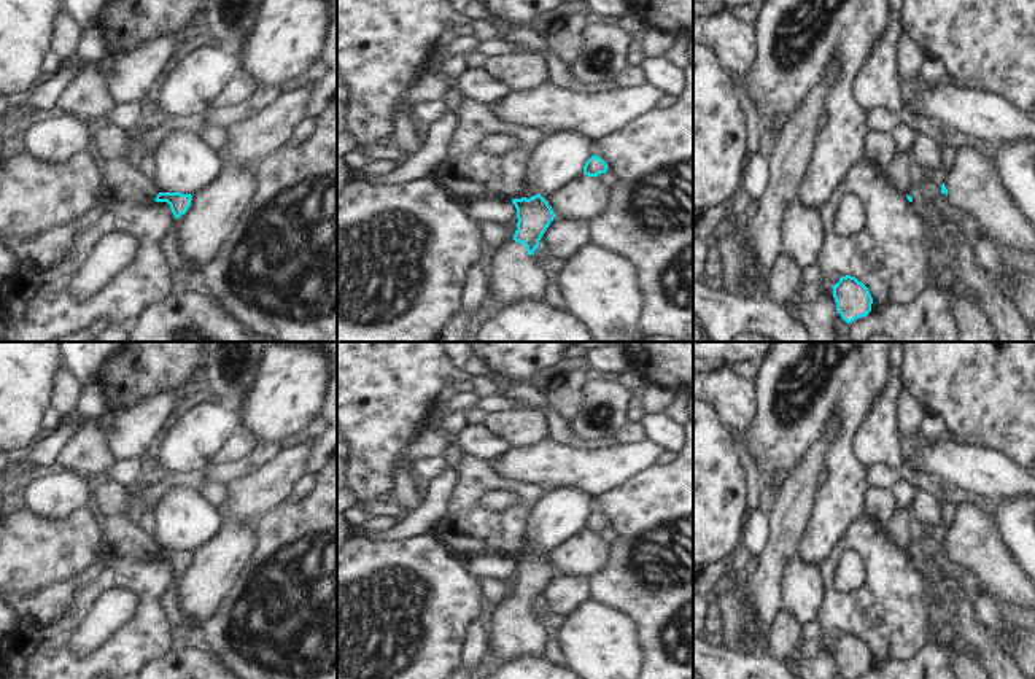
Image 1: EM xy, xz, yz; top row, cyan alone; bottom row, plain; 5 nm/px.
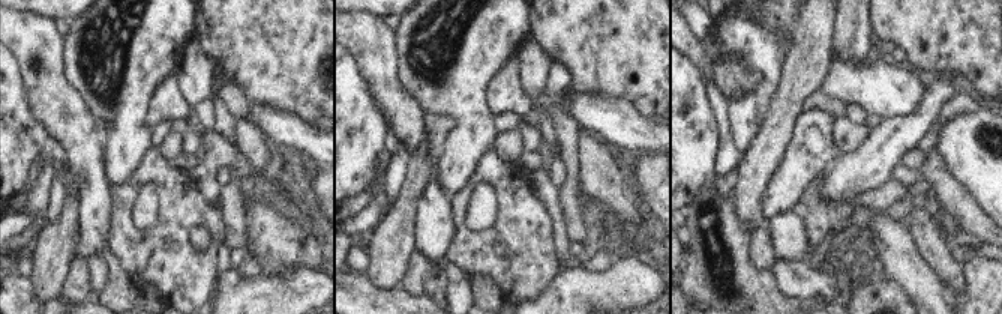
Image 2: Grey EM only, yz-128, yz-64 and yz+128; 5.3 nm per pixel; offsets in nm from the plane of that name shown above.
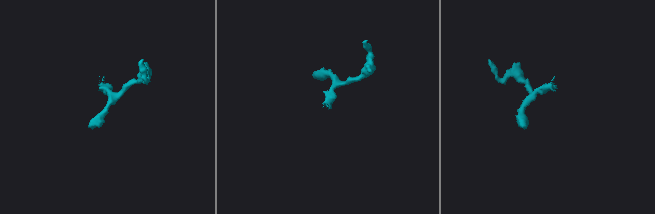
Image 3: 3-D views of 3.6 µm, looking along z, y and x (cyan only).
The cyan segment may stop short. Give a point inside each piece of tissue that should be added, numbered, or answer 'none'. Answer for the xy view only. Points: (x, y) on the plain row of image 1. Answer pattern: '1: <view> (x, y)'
none

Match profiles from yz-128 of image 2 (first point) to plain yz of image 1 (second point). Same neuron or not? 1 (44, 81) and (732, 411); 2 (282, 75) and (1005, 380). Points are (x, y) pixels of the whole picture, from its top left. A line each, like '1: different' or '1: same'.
1: same
2: same

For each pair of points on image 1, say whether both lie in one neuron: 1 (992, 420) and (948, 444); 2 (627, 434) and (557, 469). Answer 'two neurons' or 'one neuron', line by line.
1: two neurons
2: two neurons

